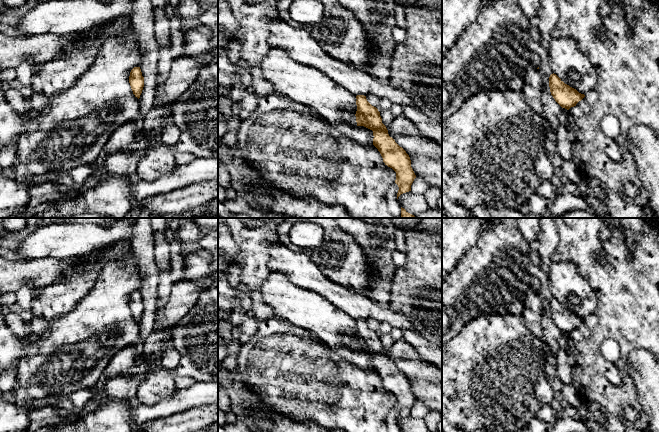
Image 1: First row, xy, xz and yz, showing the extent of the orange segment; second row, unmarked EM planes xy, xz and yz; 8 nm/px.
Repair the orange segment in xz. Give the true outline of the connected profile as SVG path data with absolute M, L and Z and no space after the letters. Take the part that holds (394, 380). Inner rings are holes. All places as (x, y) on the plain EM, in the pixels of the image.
M364 319L356 320L357 350L364 350L373 355L373 369L380 376L383 386L396 396L395 407L398 409L398 421L411 415L416 399L411 391L411 384L406 375L389 360L386 350L382 347L380 336L372 330Z

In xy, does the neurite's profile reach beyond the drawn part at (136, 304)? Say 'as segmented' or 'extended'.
as segmented

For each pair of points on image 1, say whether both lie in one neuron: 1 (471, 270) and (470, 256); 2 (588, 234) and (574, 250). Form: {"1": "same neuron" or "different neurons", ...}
{"1": "same neuron", "2": "same neuron"}

